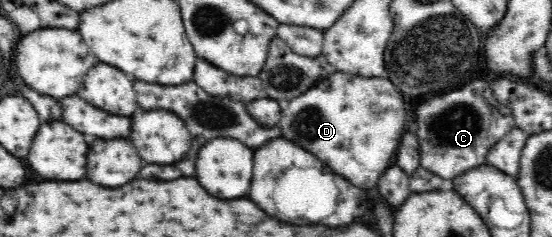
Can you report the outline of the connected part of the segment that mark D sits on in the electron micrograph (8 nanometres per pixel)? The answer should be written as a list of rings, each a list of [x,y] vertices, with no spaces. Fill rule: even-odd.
[[[336,71],[332,73],[330,77],[320,79],[316,85],[311,89],[308,89],[305,93],[292,98],[290,101],[285,103],[283,105],[283,110],[281,111],[279,123],[282,137],[293,141],[296,145],[302,147],[302,149],[305,149],[310,153],[314,153],[314,155],[316,155],[316,157],[321,161],[326,161],[326,166],[329,171],[332,169],[332,171],[336,171],[338,175],[342,175],[342,177],[350,179],[350,183],[352,183],[352,185],[362,187],[362,189],[368,189],[368,187],[374,187],[374,185],[376,185],[376,181],[380,179],[380,175],[382,175],[382,173],[392,165],[394,153],[396,153],[396,149],[398,149],[398,143],[400,143],[400,139],[402,139],[402,135],[404,135],[404,131],[406,131],[406,103],[404,103],[402,95],[396,91],[396,87],[394,87],[388,79],[380,79],[380,77],[370,77],[370,79],[366,79],[366,77],[360,77],[358,75],[356,75],[356,77],[352,77],[349,73]]]

